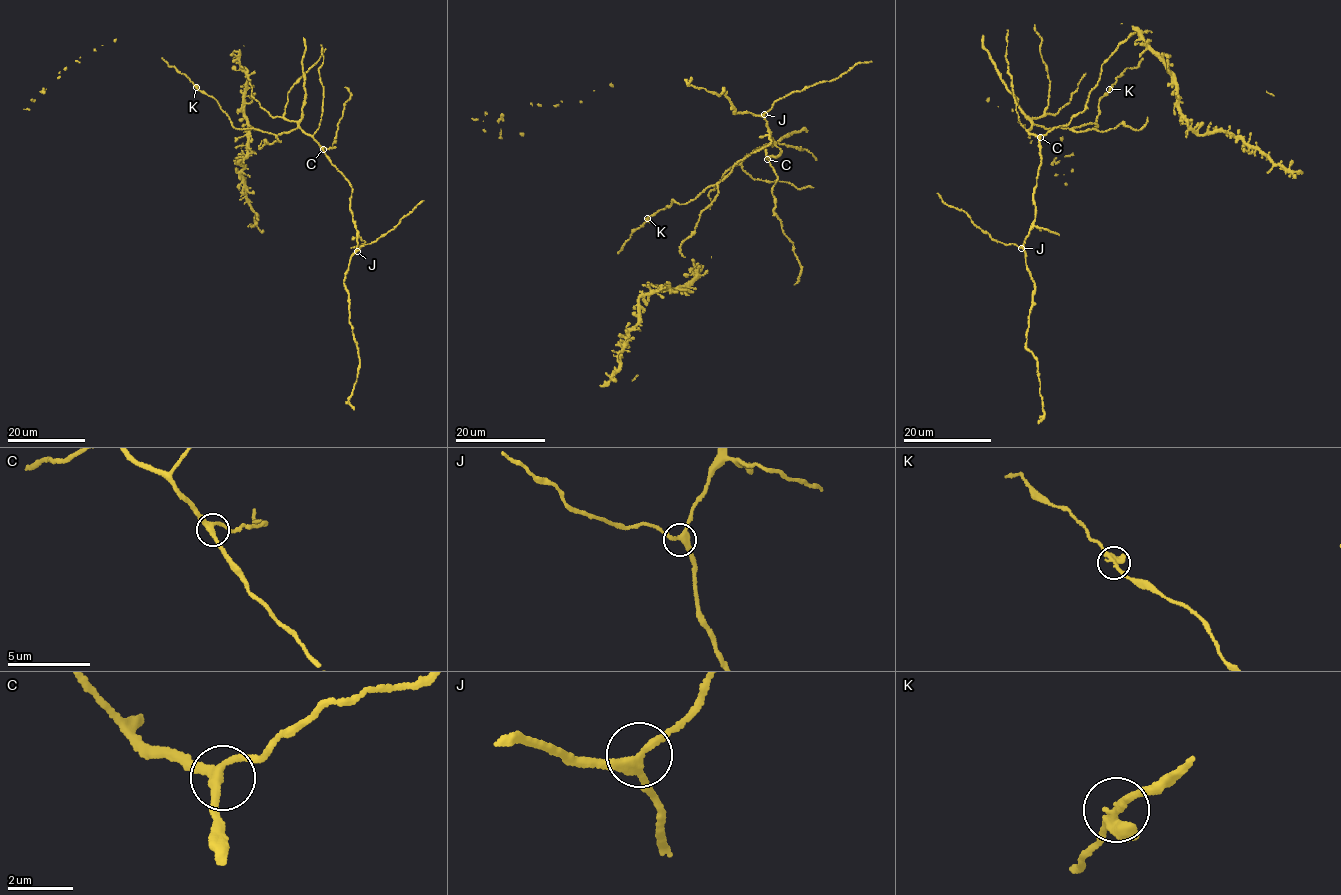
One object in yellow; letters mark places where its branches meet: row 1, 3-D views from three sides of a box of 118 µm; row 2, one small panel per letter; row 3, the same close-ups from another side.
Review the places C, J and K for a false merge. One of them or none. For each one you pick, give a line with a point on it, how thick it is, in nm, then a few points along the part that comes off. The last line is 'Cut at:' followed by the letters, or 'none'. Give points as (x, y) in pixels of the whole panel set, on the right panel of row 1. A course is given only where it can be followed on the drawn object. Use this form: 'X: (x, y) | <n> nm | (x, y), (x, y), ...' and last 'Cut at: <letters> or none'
K: (1109, 89) | 240 nm | (1109, 90), (1122, 72), (1137, 66), (1142, 58)
Cut at: K

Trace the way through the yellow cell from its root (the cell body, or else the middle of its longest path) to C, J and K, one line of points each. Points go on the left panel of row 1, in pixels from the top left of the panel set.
C: (291, 129), (301, 128), (323, 149)
J: (291, 129), (301, 128), (318, 142), (352, 188), (350, 211), (357, 231), (357, 251)
K: (291, 129), (275, 135), (253, 129), (236, 129), (219, 103), (195, 87)

